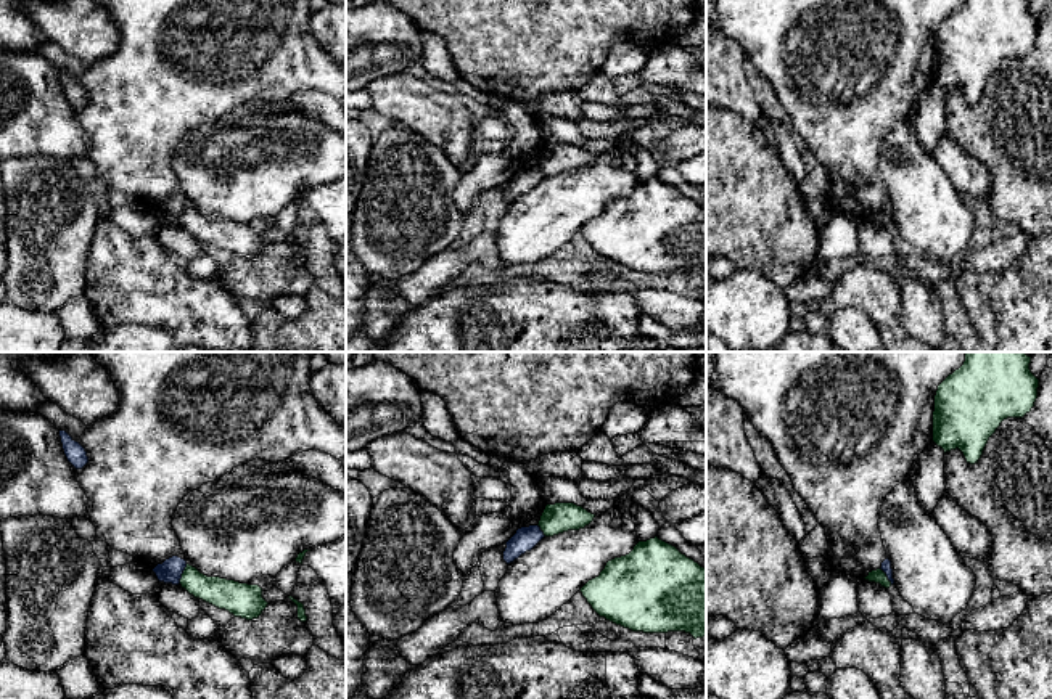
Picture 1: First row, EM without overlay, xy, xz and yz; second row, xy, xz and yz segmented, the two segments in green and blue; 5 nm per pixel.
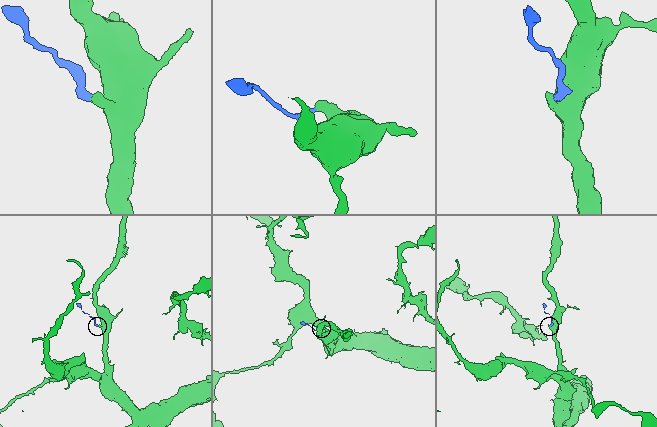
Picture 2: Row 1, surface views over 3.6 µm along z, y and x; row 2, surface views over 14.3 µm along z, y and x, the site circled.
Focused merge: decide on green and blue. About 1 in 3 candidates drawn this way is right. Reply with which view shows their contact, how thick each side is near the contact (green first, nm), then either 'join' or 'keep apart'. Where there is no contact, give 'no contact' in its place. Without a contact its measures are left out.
meets green in xy; 150 nm thick on the green side, 120 nm on the other; keep apart

